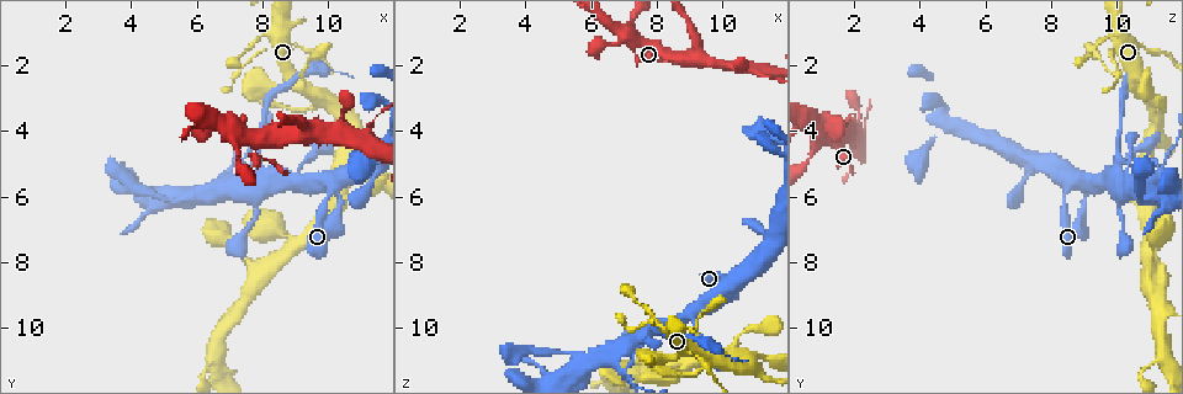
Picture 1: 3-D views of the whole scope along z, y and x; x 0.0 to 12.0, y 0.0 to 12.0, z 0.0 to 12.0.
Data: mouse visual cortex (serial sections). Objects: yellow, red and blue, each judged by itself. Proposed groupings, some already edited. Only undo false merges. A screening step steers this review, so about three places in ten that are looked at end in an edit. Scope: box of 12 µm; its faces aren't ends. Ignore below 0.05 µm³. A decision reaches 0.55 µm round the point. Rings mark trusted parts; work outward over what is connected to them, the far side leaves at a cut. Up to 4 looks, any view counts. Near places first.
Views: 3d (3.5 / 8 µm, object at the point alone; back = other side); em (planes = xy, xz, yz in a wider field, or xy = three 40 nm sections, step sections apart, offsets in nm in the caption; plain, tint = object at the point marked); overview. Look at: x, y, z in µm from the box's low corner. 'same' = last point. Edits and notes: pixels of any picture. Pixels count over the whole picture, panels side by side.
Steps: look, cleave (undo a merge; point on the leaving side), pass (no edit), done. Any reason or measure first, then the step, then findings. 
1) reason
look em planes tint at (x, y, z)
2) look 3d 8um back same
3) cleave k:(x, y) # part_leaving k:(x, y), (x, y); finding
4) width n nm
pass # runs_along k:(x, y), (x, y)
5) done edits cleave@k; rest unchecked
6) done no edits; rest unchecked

calibre changes
look 3d 8um at (10.0, 5.6, 8.5)

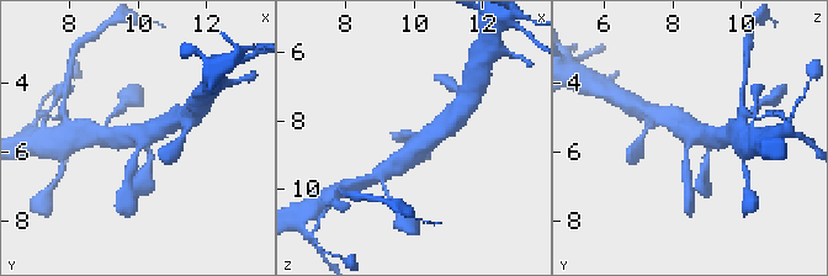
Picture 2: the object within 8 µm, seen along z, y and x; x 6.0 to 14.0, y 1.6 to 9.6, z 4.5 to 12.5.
arms 4; arm_widths 200, 200, 600, 600 nm
look em xy step 5 tint at (10.1, 5.6, 8.7)

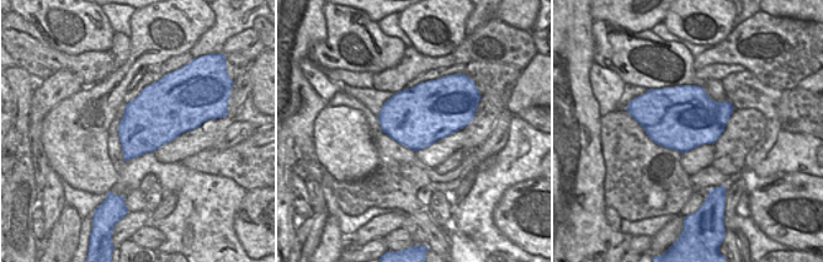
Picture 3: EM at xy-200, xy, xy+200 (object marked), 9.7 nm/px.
pass # runs_along 2:(685, 169), (694, 137), (718, 137); all the same cell

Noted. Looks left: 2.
abrupt turn
look 3d 3.5um at (8.6, 2.7, 11.0)

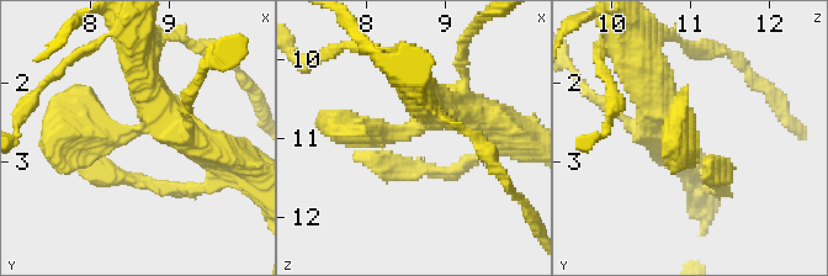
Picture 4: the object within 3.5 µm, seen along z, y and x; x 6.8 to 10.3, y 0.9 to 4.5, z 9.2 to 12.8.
arms 3; arm_widths 350, 400, 450 nm
look em xy step 3 tint at (8.65, 2.65, 10.95)

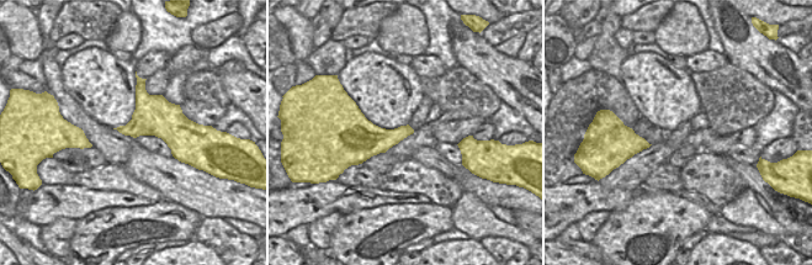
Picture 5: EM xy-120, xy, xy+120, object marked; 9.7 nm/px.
pass # runs_along 4:(139, 74), (158, 109), (139, 131), (59, 116); one cell here

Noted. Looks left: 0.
done no edits; rest unchecked

